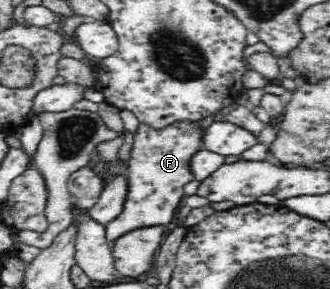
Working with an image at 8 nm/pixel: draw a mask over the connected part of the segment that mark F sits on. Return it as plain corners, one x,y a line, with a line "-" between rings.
181,120
172,123
164,128
154,128
148,124
140,123
138,130
134,133
134,141
131,150
130,167
128,167
127,178
129,181
129,190
124,202
122,213
114,222
106,225
106,240
111,244
116,242
124,233
133,231
142,227
154,225
166,226
174,220
174,213
178,206
184,204
182,195
186,183
196,180
192,174
192,157
202,151
204,133
206,128
200,127
200,121
190,122
190,120

